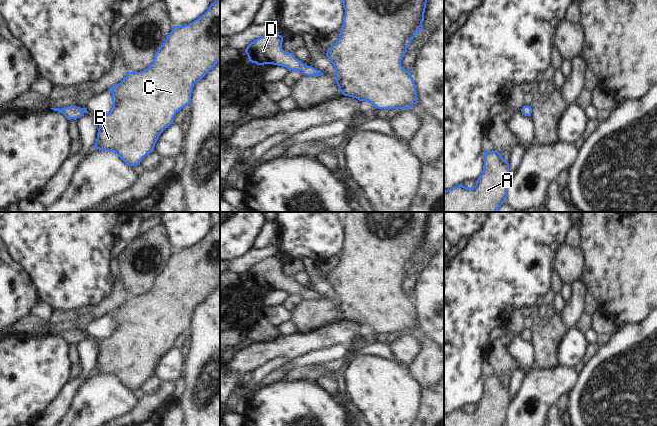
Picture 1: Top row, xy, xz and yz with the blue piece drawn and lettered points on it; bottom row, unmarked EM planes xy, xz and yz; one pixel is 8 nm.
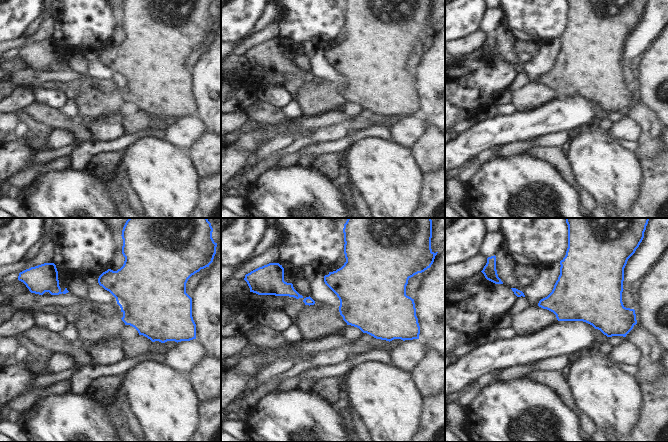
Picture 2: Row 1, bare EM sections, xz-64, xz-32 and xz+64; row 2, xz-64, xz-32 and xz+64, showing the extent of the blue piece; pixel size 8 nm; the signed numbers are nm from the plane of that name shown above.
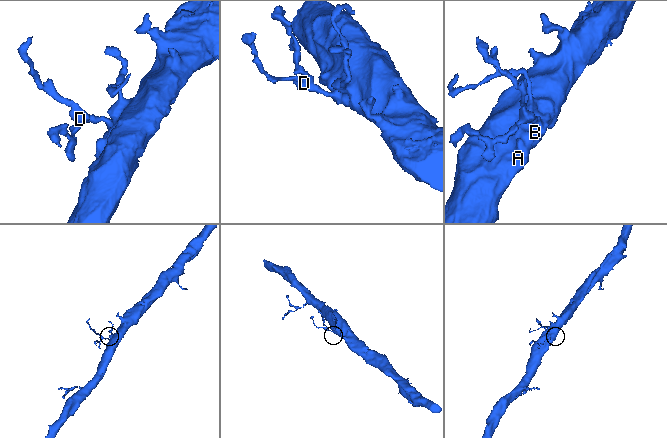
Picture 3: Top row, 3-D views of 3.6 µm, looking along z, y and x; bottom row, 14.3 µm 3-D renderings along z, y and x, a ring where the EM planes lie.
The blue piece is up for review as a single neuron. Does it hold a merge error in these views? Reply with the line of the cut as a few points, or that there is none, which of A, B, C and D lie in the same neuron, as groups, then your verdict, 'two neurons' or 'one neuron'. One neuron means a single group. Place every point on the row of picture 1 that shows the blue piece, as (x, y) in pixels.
no cut | A B C D | one neuron

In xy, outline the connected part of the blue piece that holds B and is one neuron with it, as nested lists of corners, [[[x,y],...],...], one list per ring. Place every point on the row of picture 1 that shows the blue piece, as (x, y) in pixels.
[[[220,0],[211,3],[208,10],[198,19],[184,26],[173,26],[163,45],[155,53],[152,64],[141,72],[128,72],[126,77],[118,84],[110,88],[112,95],[113,107],[108,114],[96,116],[98,118],[98,133],[94,148],[116,153],[129,166],[140,165],[141,160],[149,153],[153,152],[155,144],[161,133],[173,124],[173,118],[177,112],[191,102],[191,93],[194,85],[200,81],[218,62],[220,62]]]

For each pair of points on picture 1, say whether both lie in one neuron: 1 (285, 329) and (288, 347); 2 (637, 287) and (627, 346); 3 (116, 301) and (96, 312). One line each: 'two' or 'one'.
1: two
2: two
3: one

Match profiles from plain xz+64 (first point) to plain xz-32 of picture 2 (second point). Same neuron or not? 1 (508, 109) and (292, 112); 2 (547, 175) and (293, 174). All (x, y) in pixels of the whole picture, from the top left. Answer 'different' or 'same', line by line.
1: same
2: same

